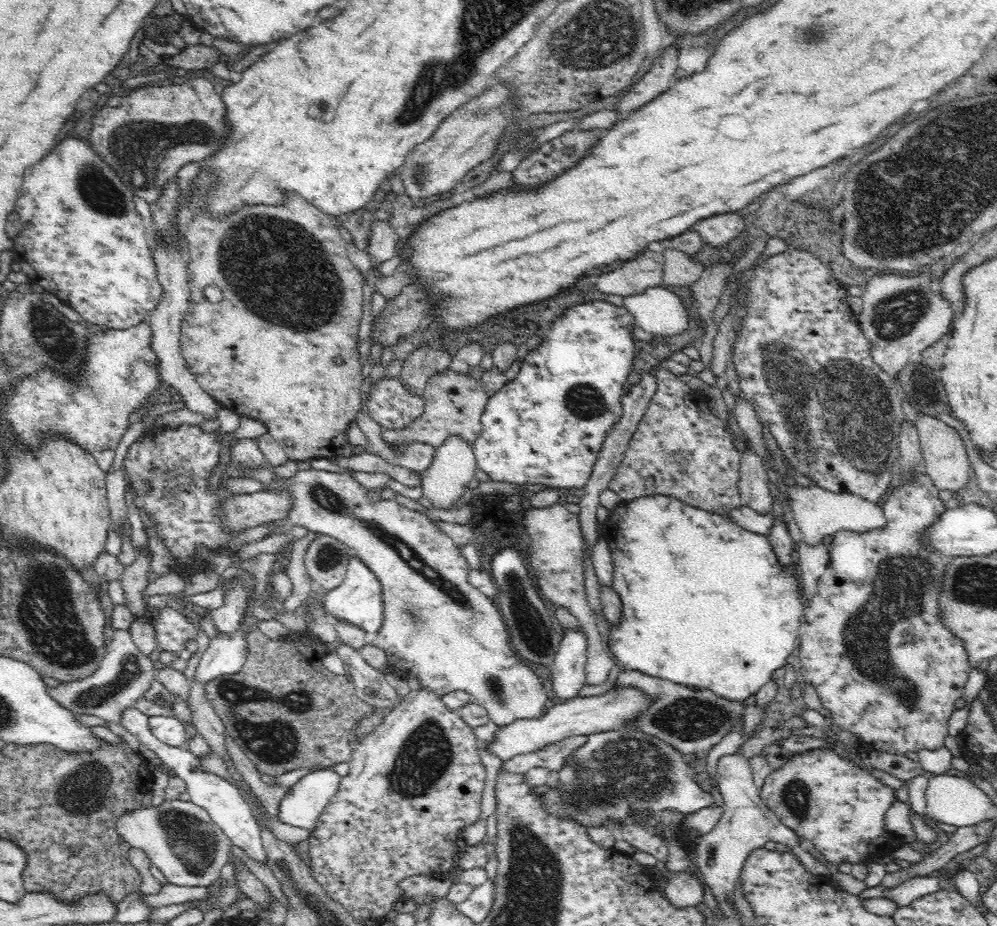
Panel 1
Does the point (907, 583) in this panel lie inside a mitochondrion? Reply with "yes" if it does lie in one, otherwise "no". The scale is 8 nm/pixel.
yes

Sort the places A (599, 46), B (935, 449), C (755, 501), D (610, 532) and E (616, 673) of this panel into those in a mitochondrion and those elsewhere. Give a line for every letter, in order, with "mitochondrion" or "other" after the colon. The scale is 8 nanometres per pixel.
A: mitochondrion
B: other
C: other
D: other
E: other

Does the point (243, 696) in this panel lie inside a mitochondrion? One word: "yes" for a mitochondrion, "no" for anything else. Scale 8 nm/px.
yes

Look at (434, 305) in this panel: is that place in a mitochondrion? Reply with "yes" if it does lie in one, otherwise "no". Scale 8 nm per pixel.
no

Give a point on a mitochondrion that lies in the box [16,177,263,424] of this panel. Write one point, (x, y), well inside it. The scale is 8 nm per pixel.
(58, 340)

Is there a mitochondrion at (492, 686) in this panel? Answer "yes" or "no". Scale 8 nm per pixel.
yes

